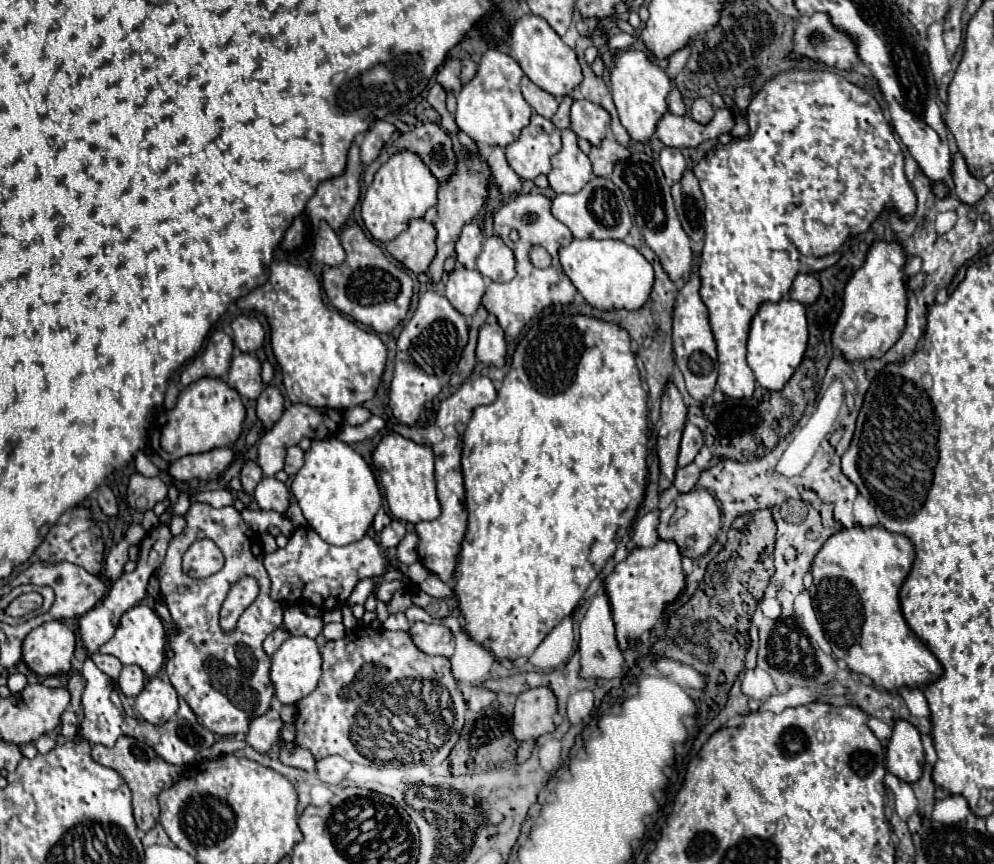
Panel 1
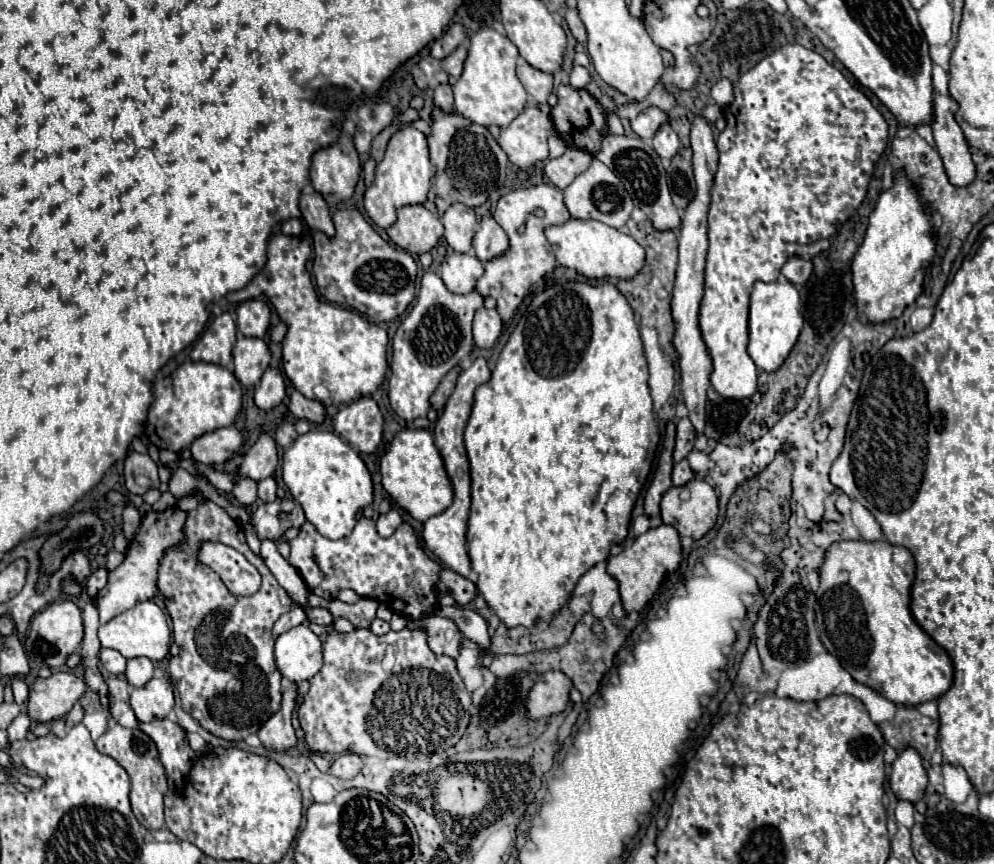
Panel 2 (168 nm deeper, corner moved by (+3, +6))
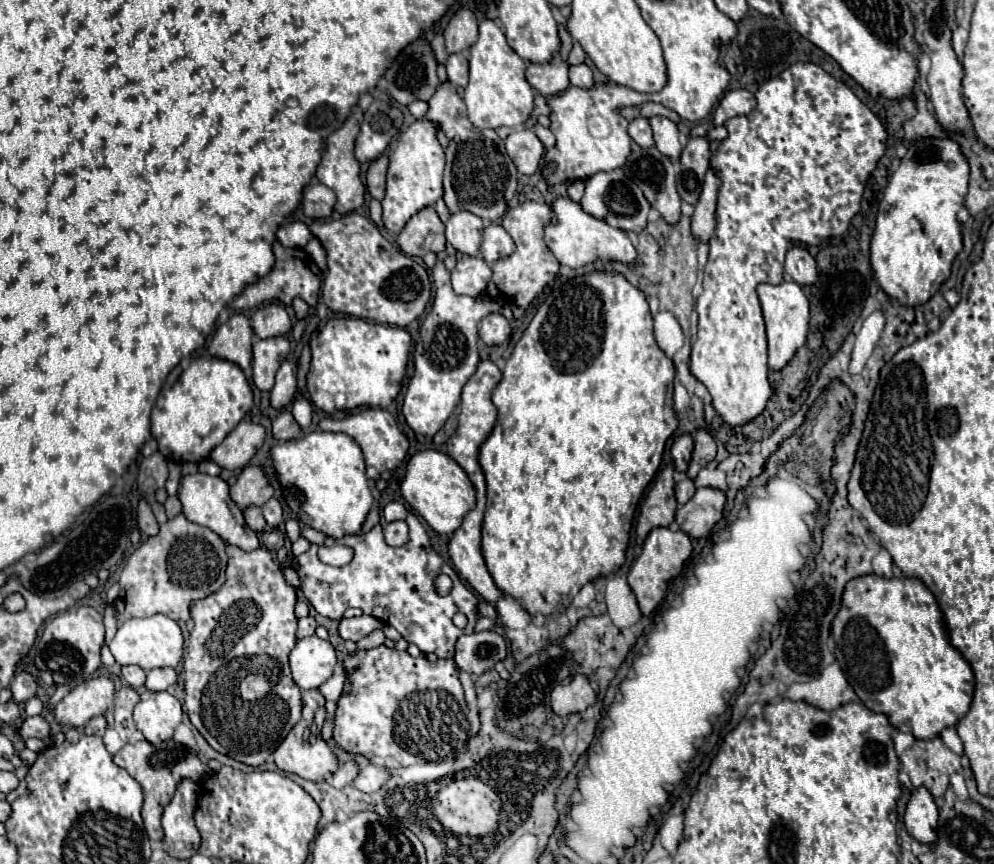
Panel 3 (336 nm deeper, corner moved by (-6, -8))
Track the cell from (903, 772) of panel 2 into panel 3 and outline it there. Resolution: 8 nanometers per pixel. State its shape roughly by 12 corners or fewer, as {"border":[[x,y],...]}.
{"border":[[917,788],[907,804],[905,828],[933,848],[939,812],[931,794]]}

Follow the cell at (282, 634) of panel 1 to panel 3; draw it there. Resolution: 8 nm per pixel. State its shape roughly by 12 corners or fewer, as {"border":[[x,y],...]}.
{"border":[[313,616],[299,620],[297,638],[315,634]]}

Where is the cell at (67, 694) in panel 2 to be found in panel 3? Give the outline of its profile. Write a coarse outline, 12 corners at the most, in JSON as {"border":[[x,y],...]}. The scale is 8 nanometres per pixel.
{"border":[[95,676],[75,686],[57,706],[55,720],[83,728],[107,712],[115,682]]}

